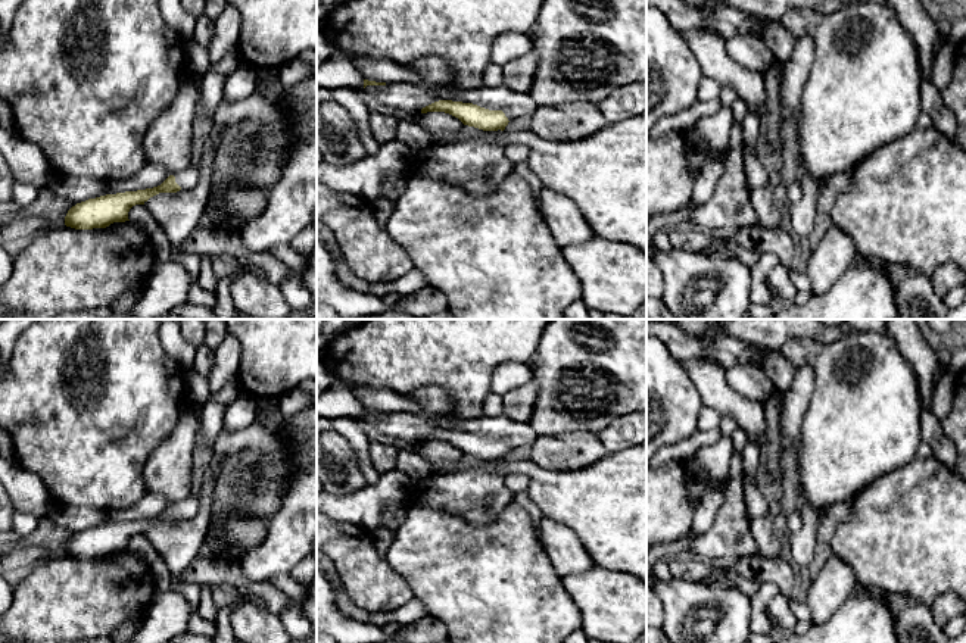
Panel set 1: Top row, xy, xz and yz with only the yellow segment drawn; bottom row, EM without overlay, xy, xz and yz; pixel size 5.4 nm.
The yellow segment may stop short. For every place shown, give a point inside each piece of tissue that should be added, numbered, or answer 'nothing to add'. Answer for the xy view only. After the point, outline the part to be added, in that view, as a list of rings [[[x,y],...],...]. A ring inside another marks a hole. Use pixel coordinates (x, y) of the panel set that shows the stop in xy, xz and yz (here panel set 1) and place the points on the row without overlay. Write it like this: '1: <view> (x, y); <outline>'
1: xy (189, 508); [[[200,486],[202,489],[202,486]],[[199,489],[199,491],[200,491]],[[190,493],[190,496],[181,502],[177,502],[175,512],[181,516],[181,519],[191,519],[194,518],[200,511],[200,496],[197,493]]]

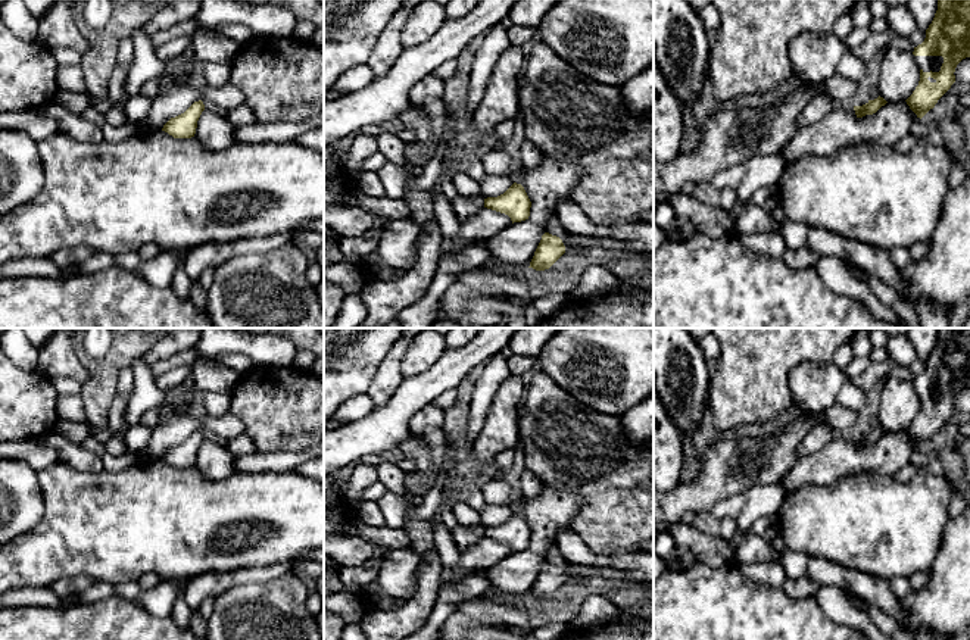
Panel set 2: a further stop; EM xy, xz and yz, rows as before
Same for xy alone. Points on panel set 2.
nothing to add

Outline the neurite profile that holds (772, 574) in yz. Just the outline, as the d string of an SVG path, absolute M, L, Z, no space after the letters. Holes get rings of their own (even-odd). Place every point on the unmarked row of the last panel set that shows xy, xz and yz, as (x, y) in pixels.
M780 561L752 565L734 563L745 577L771 587L782 587L783 581L787 578Z

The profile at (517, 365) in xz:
M512 355L506 359L508 371L511 375L521 377L525 372L536 371L536 359L530 356L517 356Z

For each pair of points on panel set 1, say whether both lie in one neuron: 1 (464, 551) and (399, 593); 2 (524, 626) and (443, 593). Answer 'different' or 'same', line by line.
1: different
2: same

